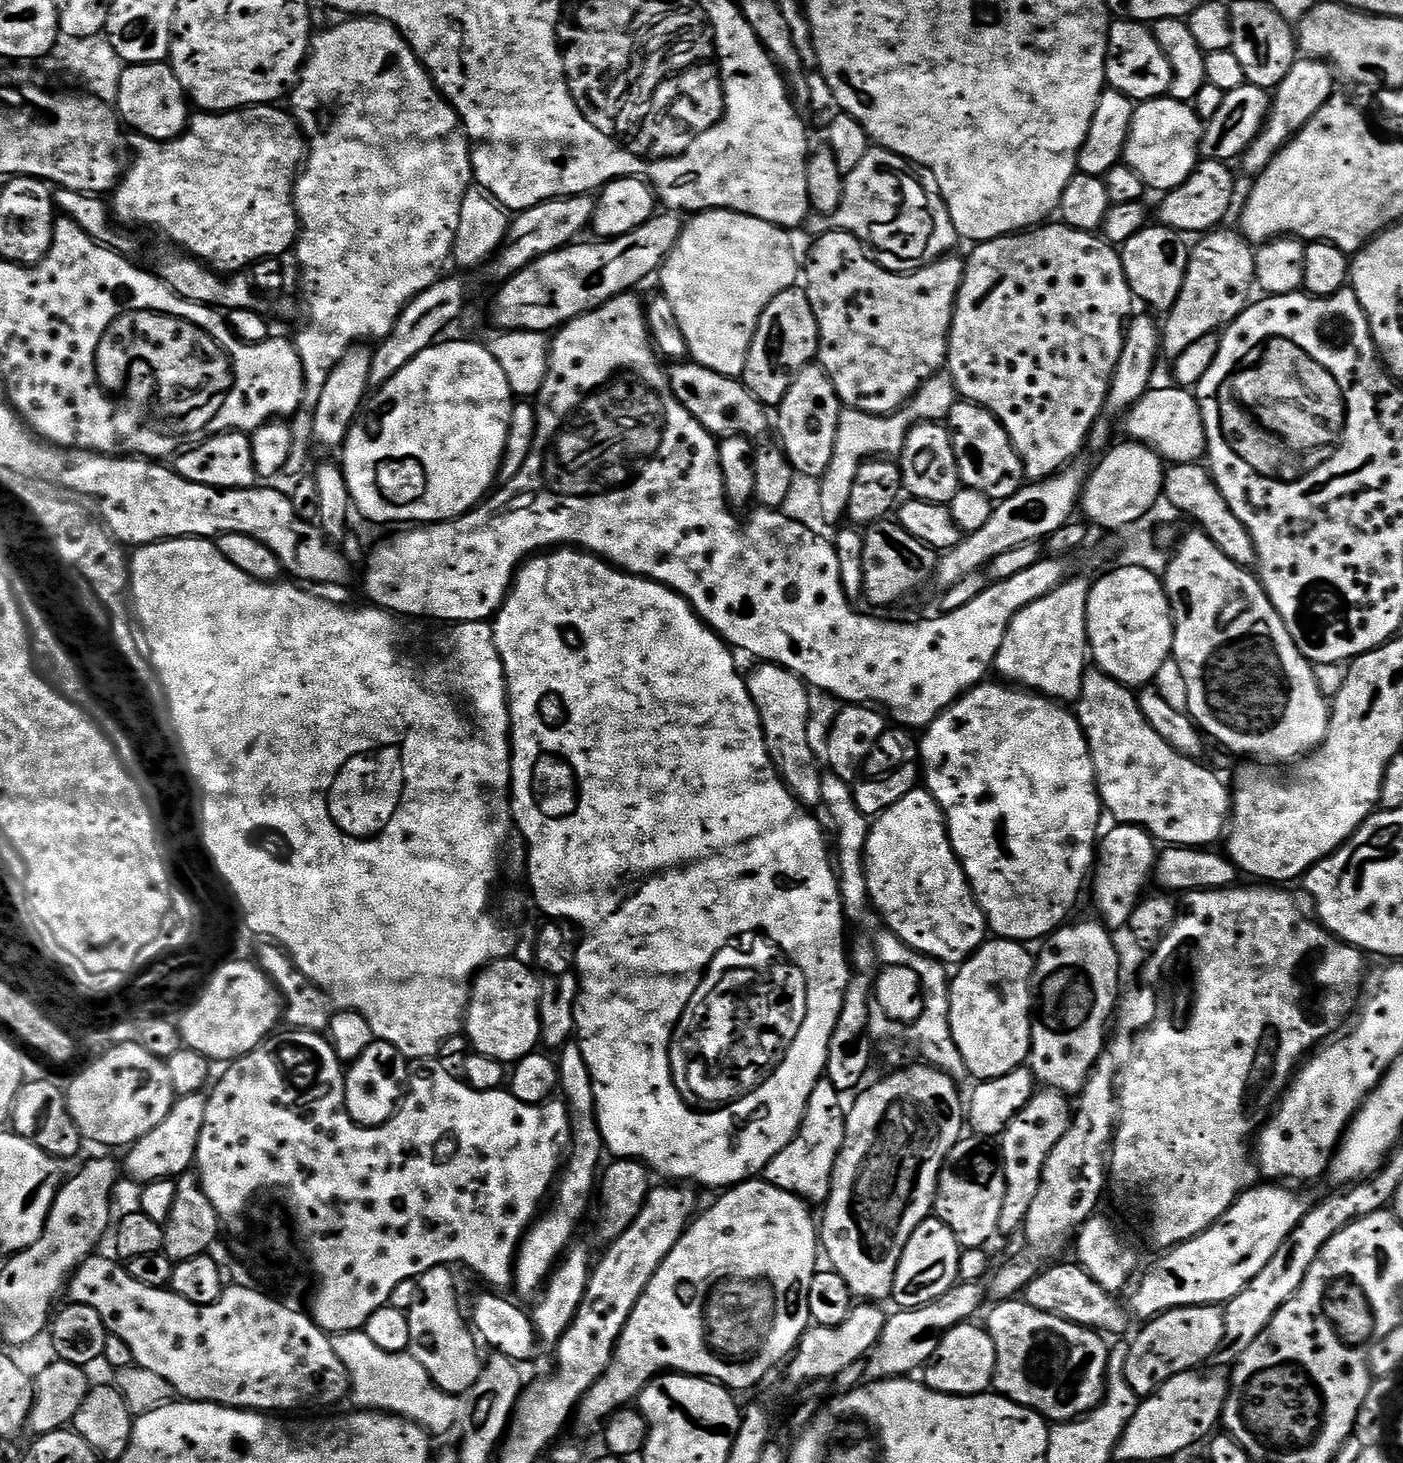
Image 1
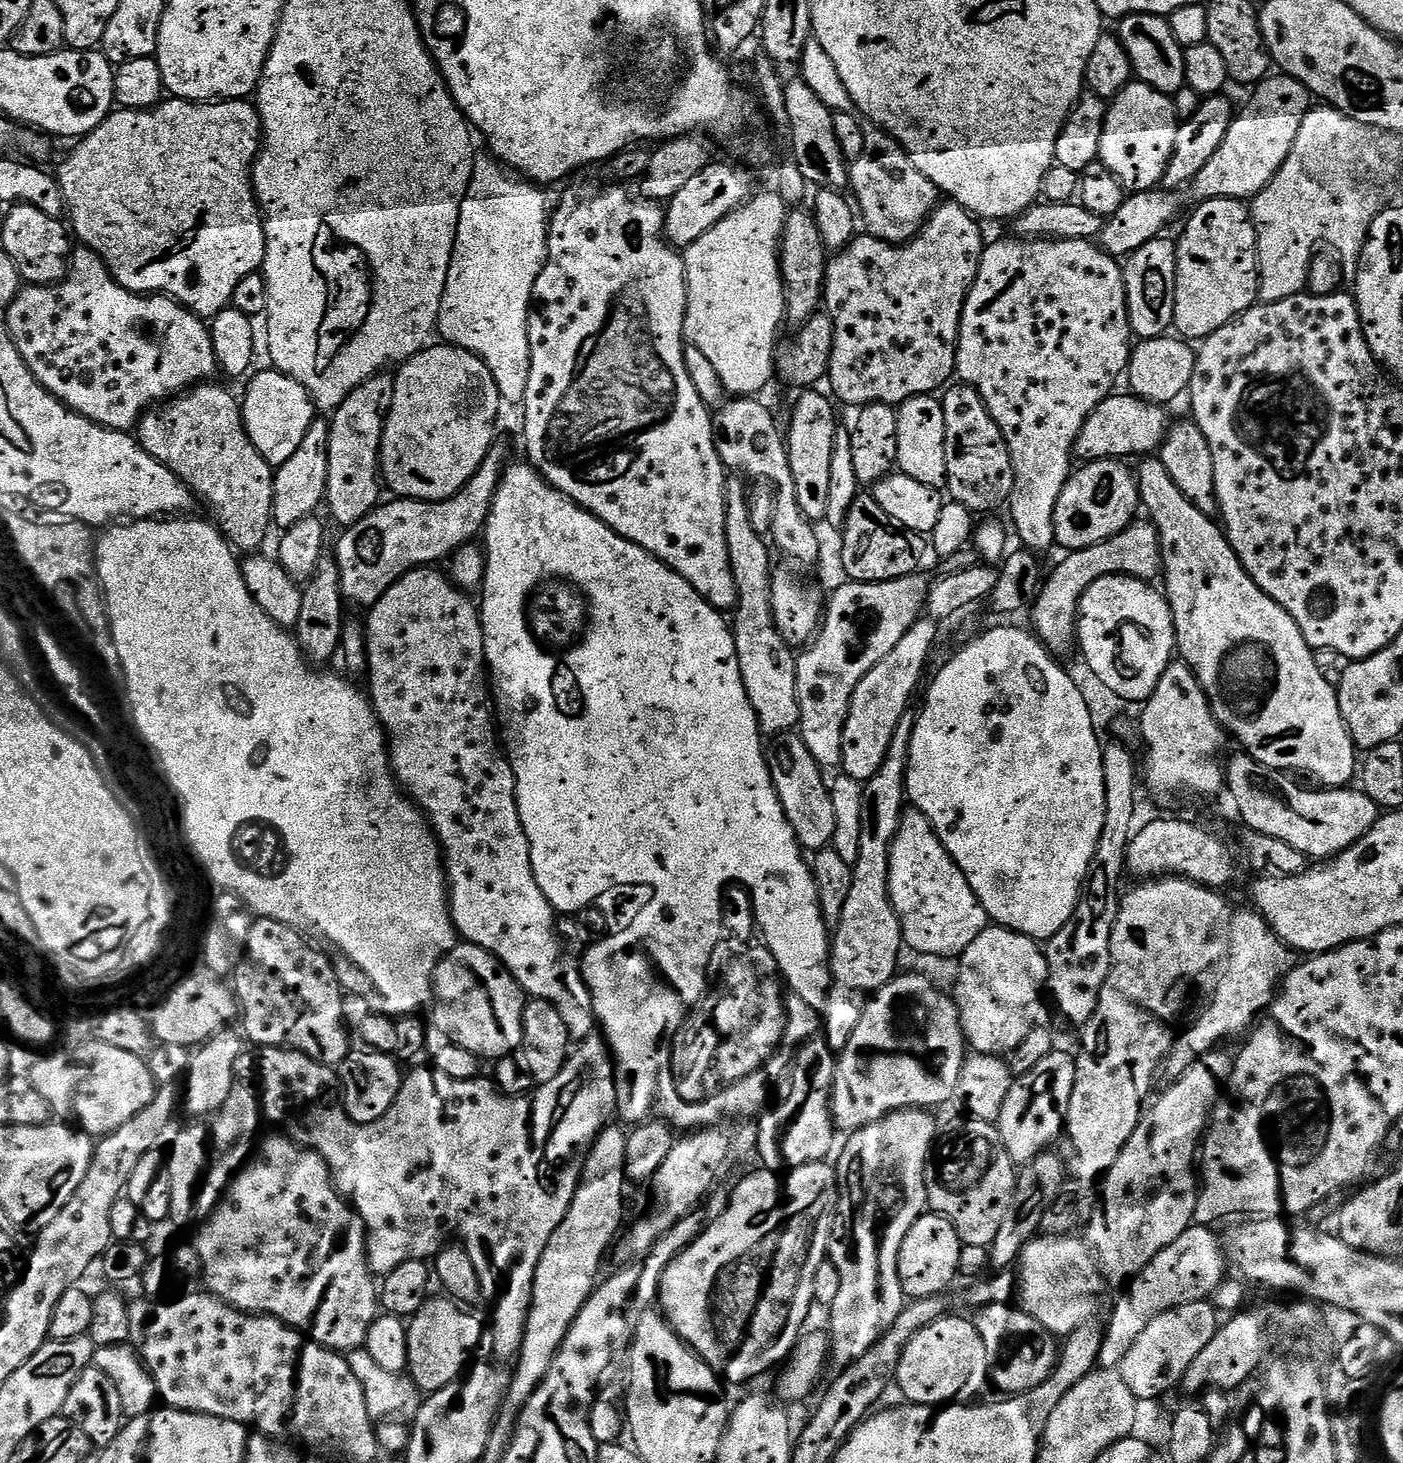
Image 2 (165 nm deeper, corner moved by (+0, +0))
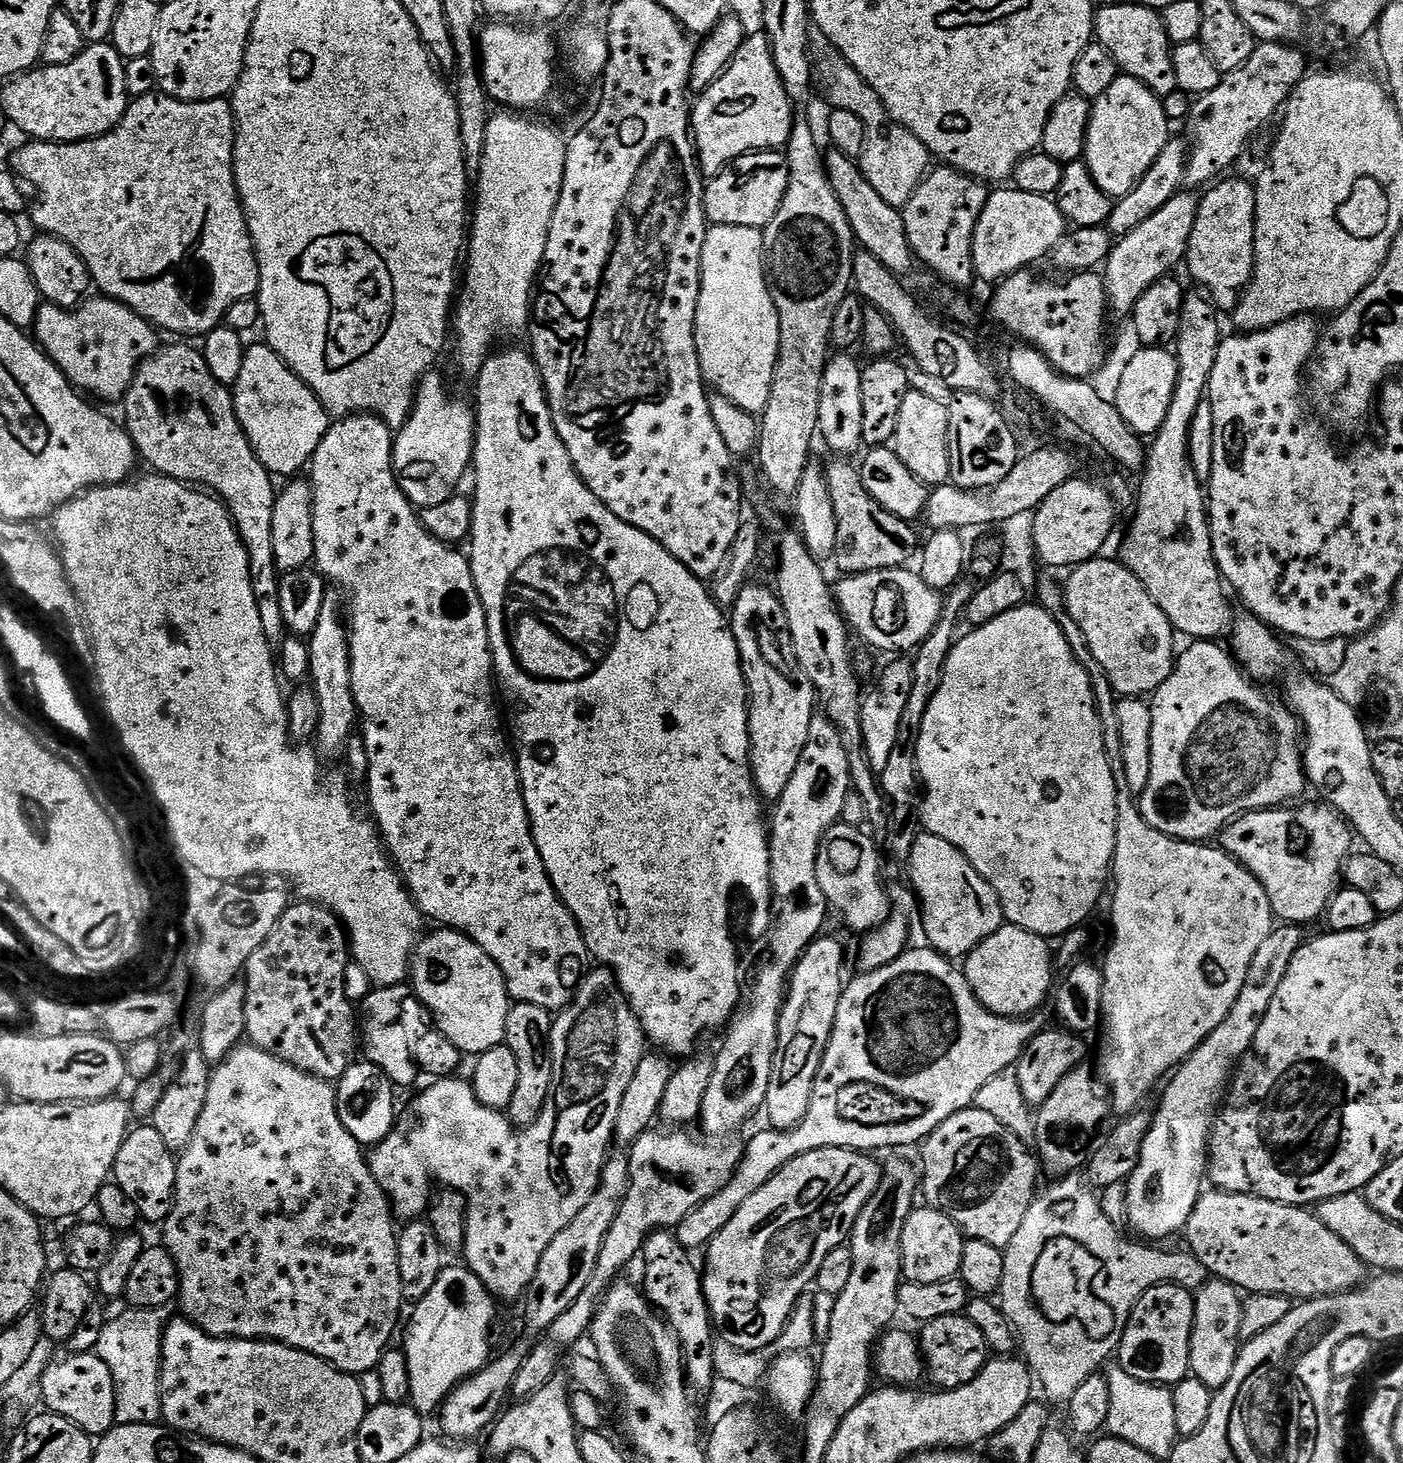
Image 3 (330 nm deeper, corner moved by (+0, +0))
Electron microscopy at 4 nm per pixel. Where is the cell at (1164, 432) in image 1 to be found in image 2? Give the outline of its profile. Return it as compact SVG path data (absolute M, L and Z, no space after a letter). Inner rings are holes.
M1131 394L1107 396L1086 418L1076 439L1075 455L1079 459L1081 456L1084 462L1128 458L1124 456L1147 457L1161 447L1169 432L1170 419L1164 412L1167 411L1161 405Z

